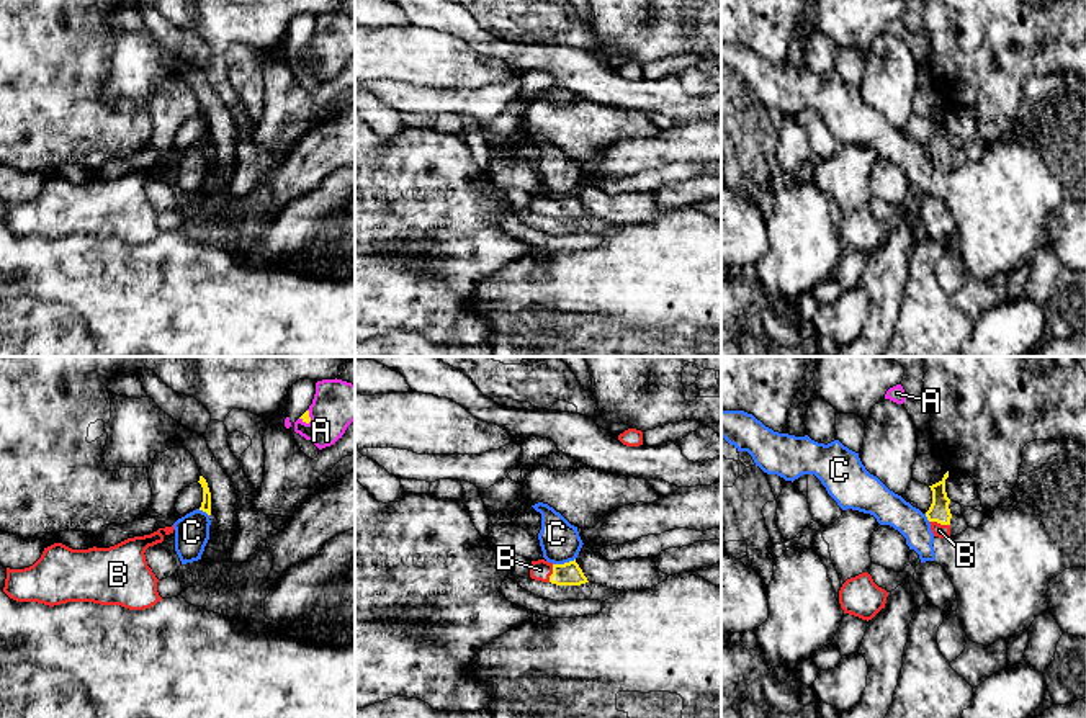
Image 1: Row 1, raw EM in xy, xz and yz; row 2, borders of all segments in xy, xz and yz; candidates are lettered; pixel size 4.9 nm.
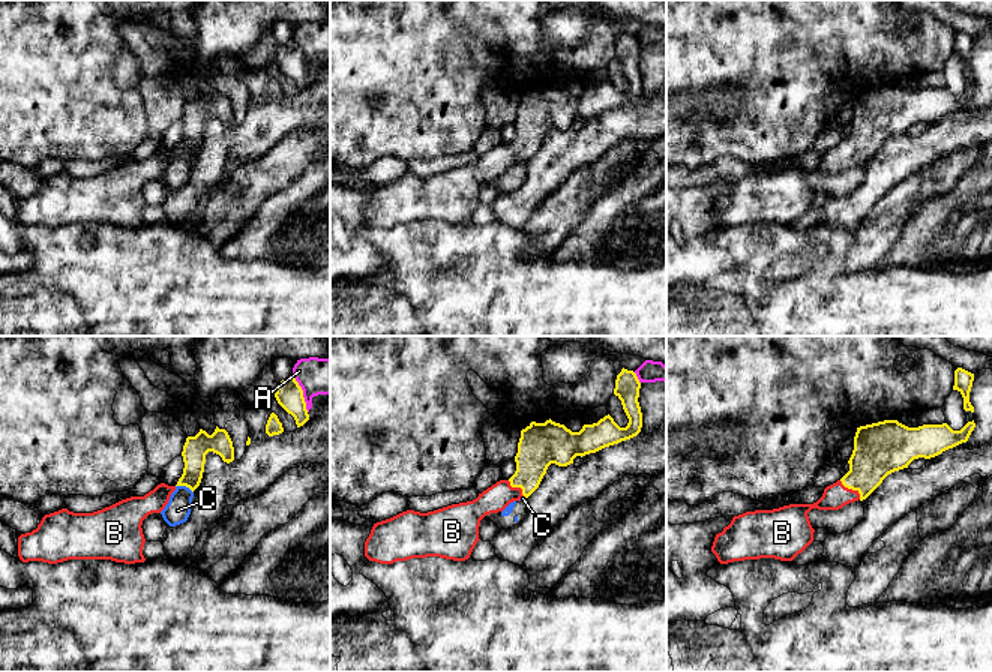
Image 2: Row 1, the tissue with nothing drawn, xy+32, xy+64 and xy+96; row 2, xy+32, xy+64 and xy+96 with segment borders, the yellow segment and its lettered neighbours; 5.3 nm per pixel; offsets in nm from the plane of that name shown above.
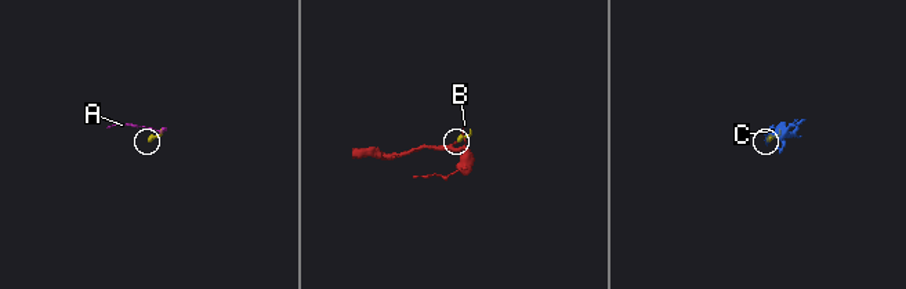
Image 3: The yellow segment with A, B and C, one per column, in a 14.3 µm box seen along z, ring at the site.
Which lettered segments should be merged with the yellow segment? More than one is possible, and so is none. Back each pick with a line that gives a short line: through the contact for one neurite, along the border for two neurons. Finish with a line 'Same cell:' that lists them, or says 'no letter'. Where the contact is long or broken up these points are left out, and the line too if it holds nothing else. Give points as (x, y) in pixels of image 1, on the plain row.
B: line yz (939, 144), (939, 156), (939, 164)
Same cell: B

